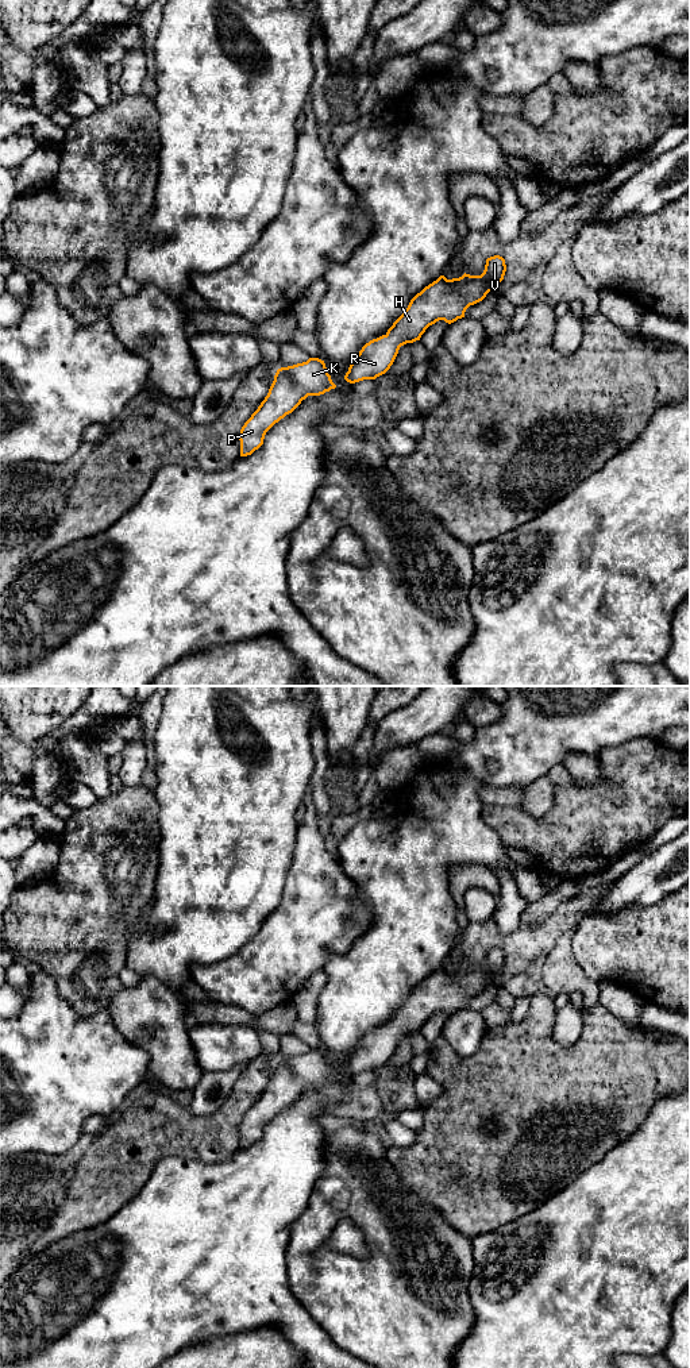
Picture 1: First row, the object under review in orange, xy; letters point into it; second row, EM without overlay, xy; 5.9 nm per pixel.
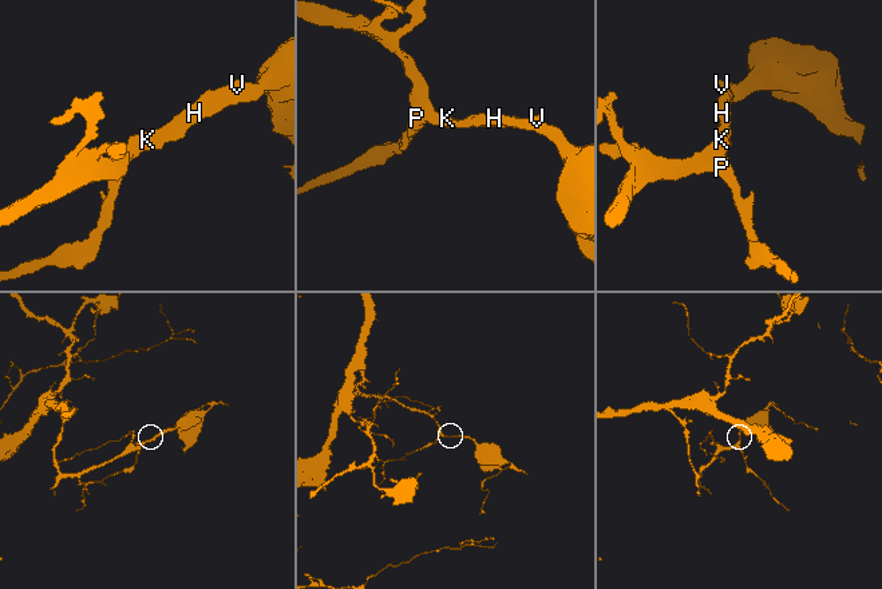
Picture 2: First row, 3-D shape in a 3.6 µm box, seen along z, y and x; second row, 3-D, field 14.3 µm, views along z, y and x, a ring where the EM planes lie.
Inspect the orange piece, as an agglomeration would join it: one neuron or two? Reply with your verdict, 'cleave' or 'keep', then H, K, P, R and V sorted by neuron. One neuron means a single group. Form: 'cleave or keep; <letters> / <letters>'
keep; H K P R V

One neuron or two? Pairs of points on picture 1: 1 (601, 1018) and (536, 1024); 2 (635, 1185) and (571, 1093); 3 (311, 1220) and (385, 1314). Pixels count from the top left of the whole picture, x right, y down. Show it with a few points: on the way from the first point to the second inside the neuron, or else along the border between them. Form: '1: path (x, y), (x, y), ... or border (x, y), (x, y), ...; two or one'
1: path (589, 1039), (577, 1051), (556, 1051), (550, 1044); one
2: border (636, 1130), (586, 1170); two
3: path (308, 1248), (304, 1253), (350, 1298), (357, 1301); one

